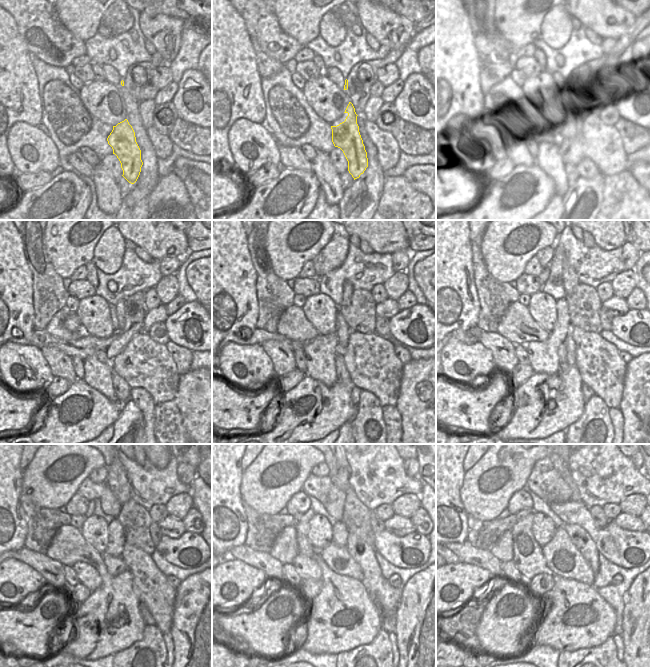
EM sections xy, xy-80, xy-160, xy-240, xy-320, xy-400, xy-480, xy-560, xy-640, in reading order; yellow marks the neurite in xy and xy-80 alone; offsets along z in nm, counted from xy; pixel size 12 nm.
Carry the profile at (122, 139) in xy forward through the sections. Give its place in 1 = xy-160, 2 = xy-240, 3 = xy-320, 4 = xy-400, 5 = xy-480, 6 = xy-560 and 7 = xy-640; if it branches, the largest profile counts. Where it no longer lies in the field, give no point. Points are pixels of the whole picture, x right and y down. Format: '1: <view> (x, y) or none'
1: xy-160 (572, 125)
2: xy-240 (143, 400)
3: xy-320 (368, 423)
4: xy-400 (595, 423)
5: xy-480 (151, 647)
6: xy-560 (380, 647)
7: xy-640 (608, 647)

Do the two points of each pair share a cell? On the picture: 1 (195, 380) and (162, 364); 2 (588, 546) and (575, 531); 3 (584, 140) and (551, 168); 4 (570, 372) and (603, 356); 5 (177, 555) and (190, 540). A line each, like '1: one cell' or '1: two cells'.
1: two cells
2: one cell
3: two cells
4: two cells
5: one cell

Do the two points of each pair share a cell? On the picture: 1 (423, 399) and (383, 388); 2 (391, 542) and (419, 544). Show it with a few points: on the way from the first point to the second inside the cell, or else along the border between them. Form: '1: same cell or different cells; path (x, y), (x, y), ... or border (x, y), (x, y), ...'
1: different cells; border (403, 369), (399, 396), (395, 405)
2: same cell; path (398, 542), (412, 544)

